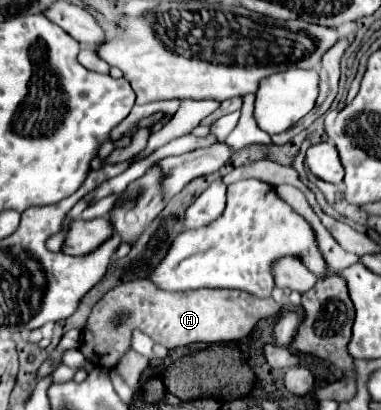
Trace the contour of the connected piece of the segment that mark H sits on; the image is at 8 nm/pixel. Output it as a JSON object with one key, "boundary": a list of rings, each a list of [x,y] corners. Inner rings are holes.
{"boundary":[[[137,279],[107,291],[95,303],[83,327],[83,343],[79,351],[85,355],[87,361],[105,369],[115,369],[123,355],[131,351],[133,329],[143,331],[155,343],[161,343],[167,349],[175,349],[191,343],[229,343],[243,339],[261,319],[273,317],[277,313],[279,303],[275,303],[271,297],[261,299],[235,289],[195,289],[179,293],[159,289],[149,279]],[[117,313],[129,313],[129,317],[117,329],[111,329],[111,319]]]}

